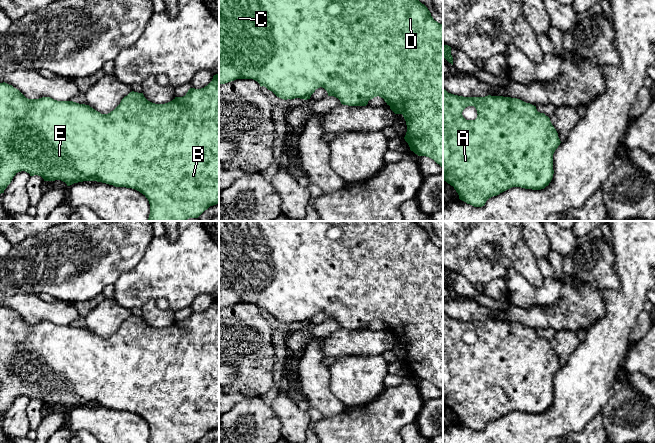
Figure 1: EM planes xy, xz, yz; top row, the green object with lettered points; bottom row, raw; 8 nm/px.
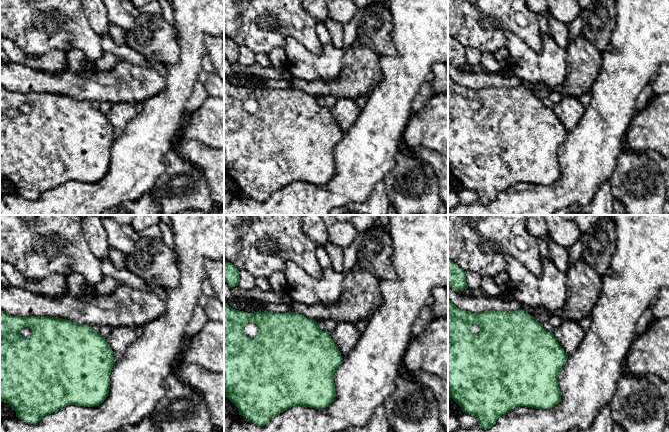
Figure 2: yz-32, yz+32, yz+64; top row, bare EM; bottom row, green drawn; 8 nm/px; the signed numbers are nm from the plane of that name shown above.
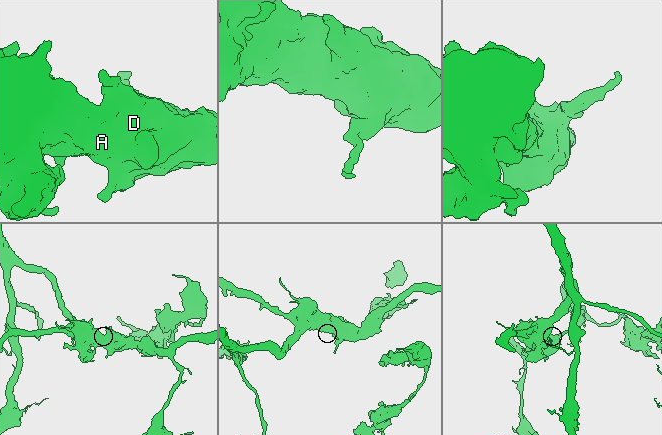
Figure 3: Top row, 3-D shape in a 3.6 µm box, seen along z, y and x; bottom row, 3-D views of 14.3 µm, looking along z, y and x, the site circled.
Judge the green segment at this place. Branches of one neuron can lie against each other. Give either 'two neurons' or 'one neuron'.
one neuron

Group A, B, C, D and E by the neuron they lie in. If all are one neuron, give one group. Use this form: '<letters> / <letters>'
A B C D E

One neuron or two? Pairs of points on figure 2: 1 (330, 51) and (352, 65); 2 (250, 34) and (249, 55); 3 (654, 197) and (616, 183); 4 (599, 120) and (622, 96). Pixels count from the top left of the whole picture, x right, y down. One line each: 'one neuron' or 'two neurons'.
1: two neurons
2: two neurons
3: one neuron
4: one neuron

